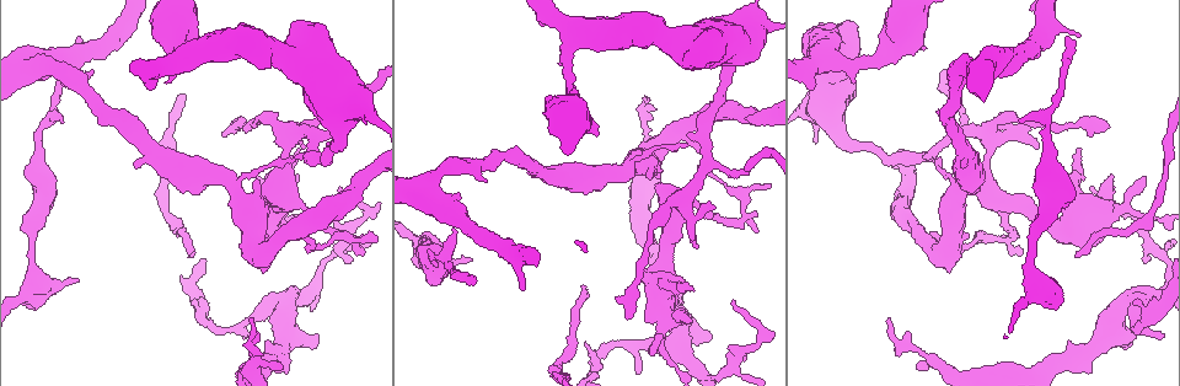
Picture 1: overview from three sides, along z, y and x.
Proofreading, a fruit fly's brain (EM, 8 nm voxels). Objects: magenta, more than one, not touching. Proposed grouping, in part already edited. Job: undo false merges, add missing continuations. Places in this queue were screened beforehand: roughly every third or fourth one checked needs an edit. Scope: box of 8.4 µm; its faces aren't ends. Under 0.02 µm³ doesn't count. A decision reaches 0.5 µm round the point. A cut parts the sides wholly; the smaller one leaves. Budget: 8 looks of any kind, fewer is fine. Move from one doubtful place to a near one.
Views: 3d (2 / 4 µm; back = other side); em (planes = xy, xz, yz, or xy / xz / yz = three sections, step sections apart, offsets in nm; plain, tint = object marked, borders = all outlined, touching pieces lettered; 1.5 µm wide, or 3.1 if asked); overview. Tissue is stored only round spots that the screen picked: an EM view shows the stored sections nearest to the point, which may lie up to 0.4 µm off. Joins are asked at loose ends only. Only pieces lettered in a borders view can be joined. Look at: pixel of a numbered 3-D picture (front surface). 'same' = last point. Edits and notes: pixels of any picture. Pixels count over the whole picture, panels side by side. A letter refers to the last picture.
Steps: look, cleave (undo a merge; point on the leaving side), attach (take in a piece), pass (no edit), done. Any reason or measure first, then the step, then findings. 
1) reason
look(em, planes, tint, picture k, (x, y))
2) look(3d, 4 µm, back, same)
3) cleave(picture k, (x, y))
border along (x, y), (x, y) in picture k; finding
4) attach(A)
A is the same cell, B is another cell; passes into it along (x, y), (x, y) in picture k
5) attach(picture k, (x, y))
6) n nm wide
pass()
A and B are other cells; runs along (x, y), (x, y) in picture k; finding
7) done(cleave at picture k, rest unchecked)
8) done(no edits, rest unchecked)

an open end
look(em, planes, borders, picture 1, (597, 132))

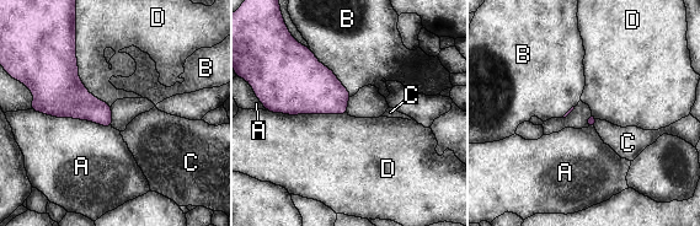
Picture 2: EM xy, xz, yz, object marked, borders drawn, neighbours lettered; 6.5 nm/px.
A touches over 550 nm
pass()
A, B, C and D are other cells; border along (267, 109), (289, 114), (347, 114) in picture 2; none of them fits

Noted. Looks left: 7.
an open end
look(3d, 4 µm, picture 1, (474, 275))

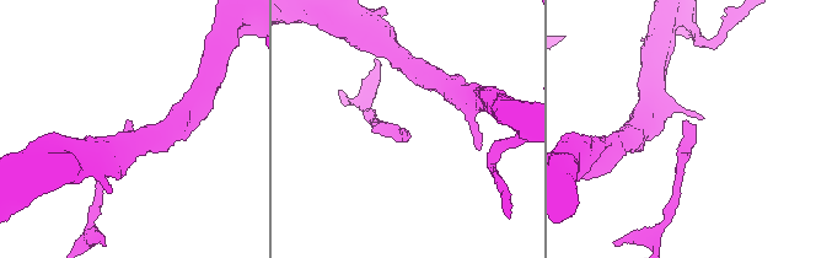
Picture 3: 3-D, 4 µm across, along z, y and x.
look(em, planes, borders, picture 3, (406, 130))

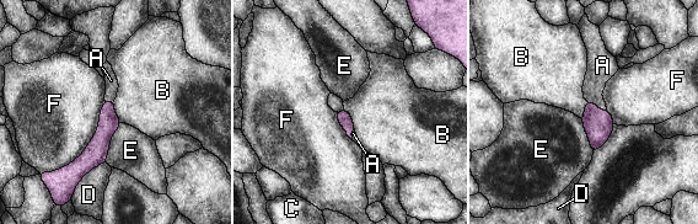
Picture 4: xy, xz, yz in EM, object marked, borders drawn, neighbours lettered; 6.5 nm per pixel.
F touches over 600 nm
attach(A)
A is the same cell, B, C, D, E and F are other cells; the neuron continues

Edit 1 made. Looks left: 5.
free end
look(3d, 4 µm, picture 1, (191, 255))

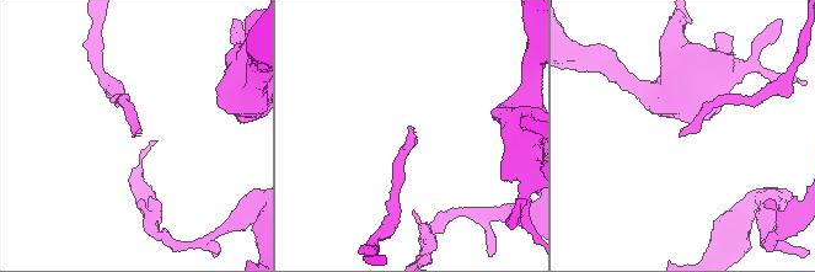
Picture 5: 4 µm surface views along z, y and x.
look(em, yz, step 4, borders, picture 5, (135, 136))

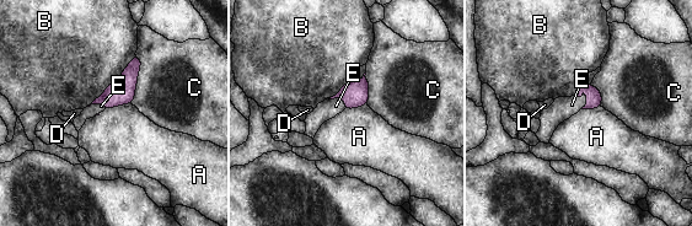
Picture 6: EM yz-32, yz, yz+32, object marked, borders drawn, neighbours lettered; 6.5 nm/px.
attach(E)
E is the same cell, A, B, C and D are other cells; it goes on there

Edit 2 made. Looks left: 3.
done(attach at picture 4, attach at picture 6, rest unchecked)

